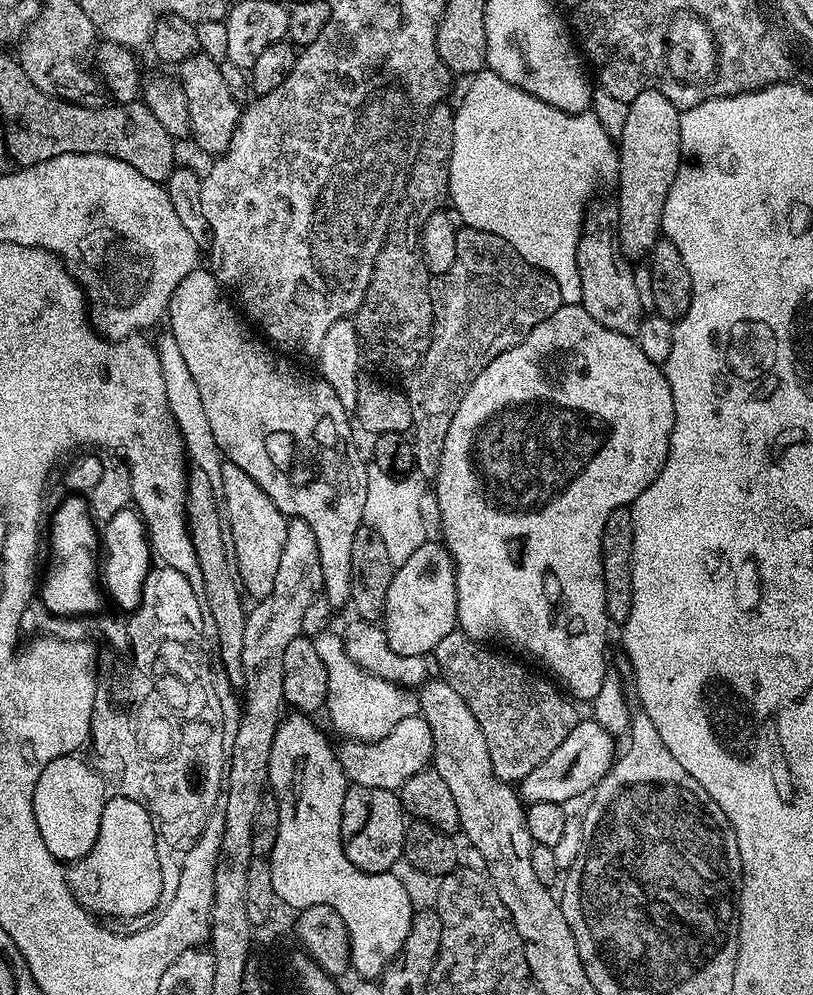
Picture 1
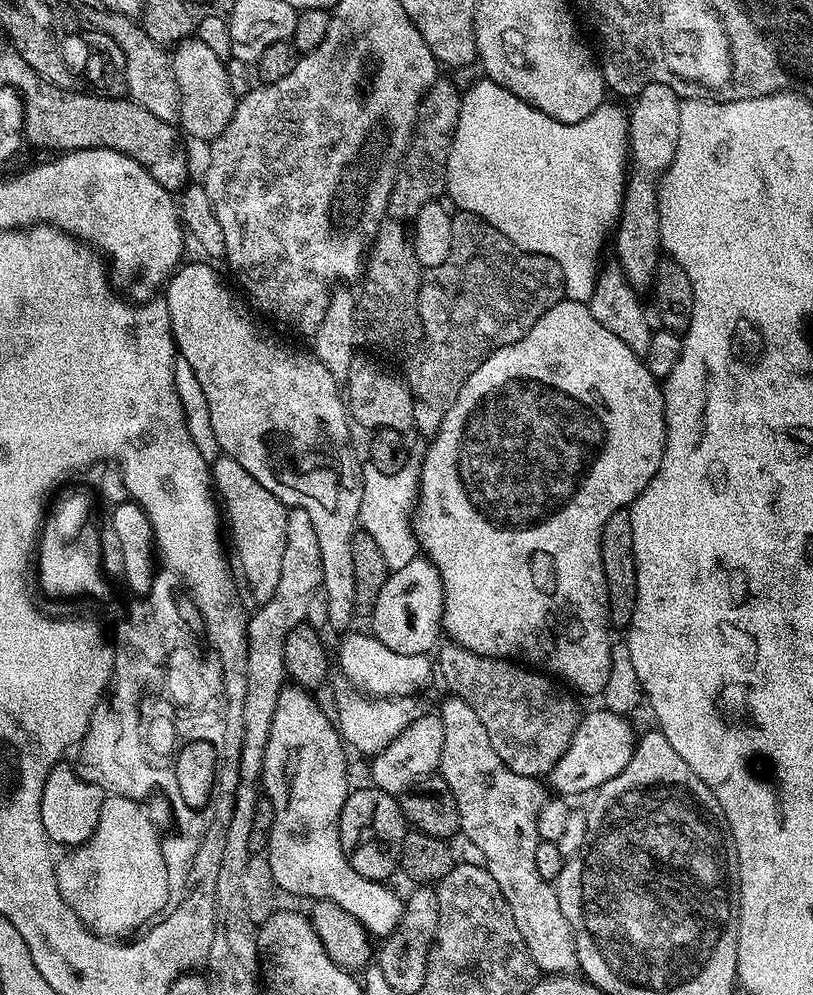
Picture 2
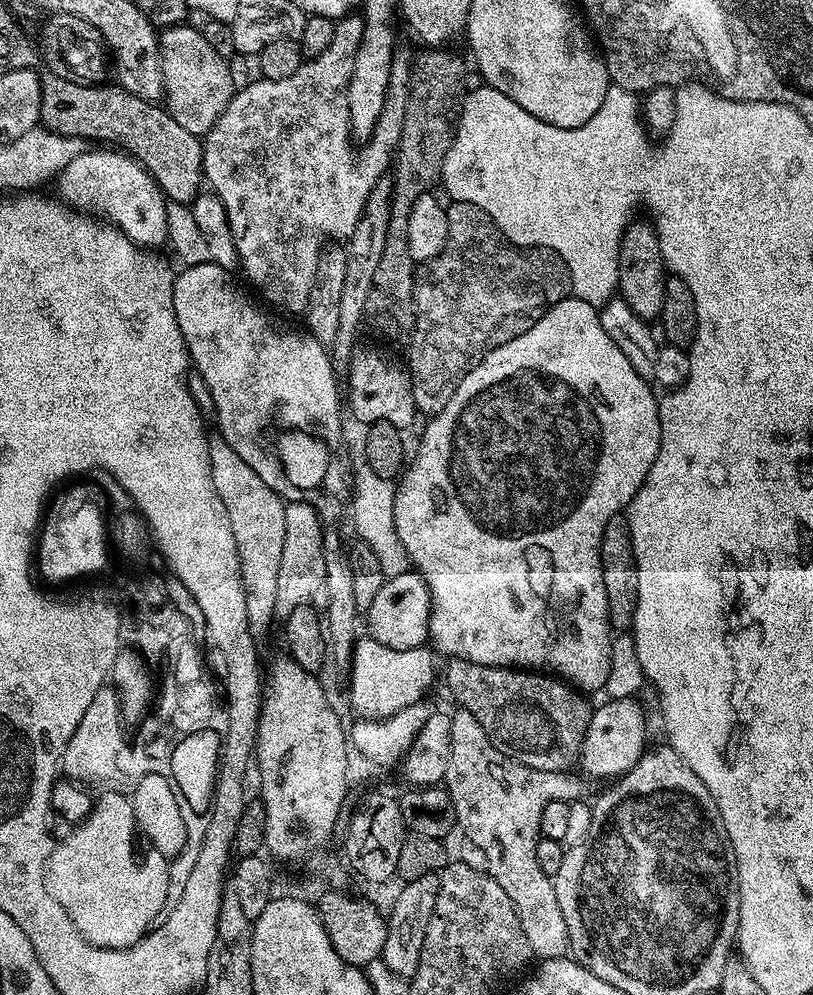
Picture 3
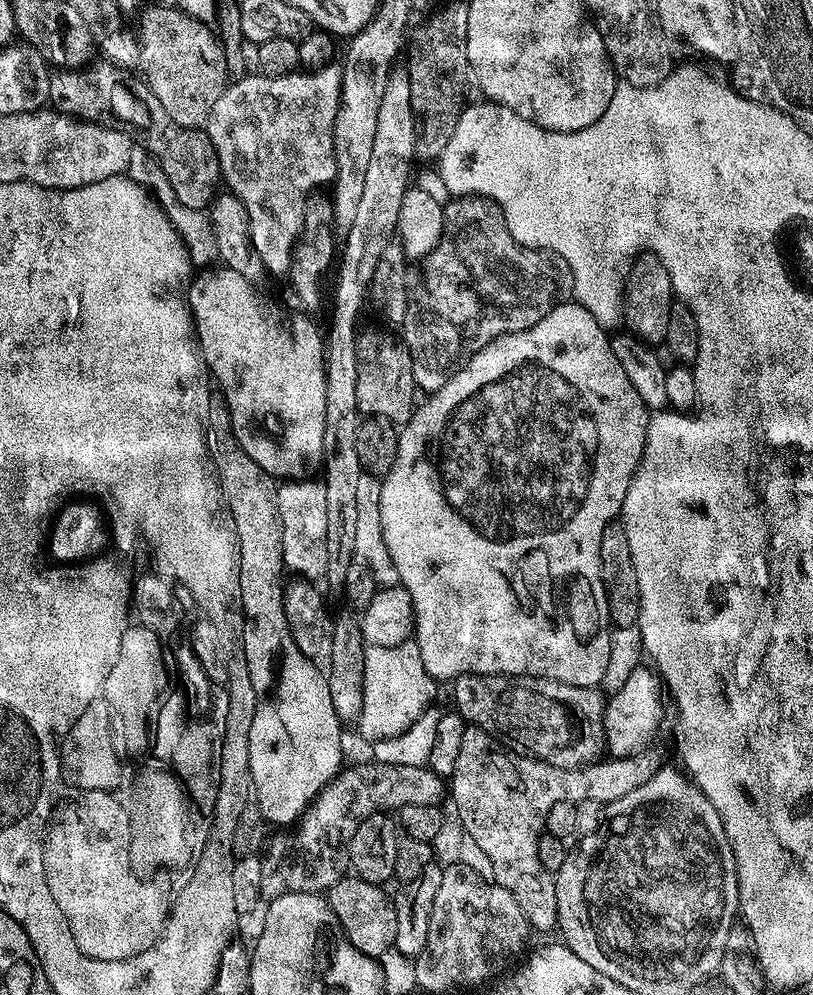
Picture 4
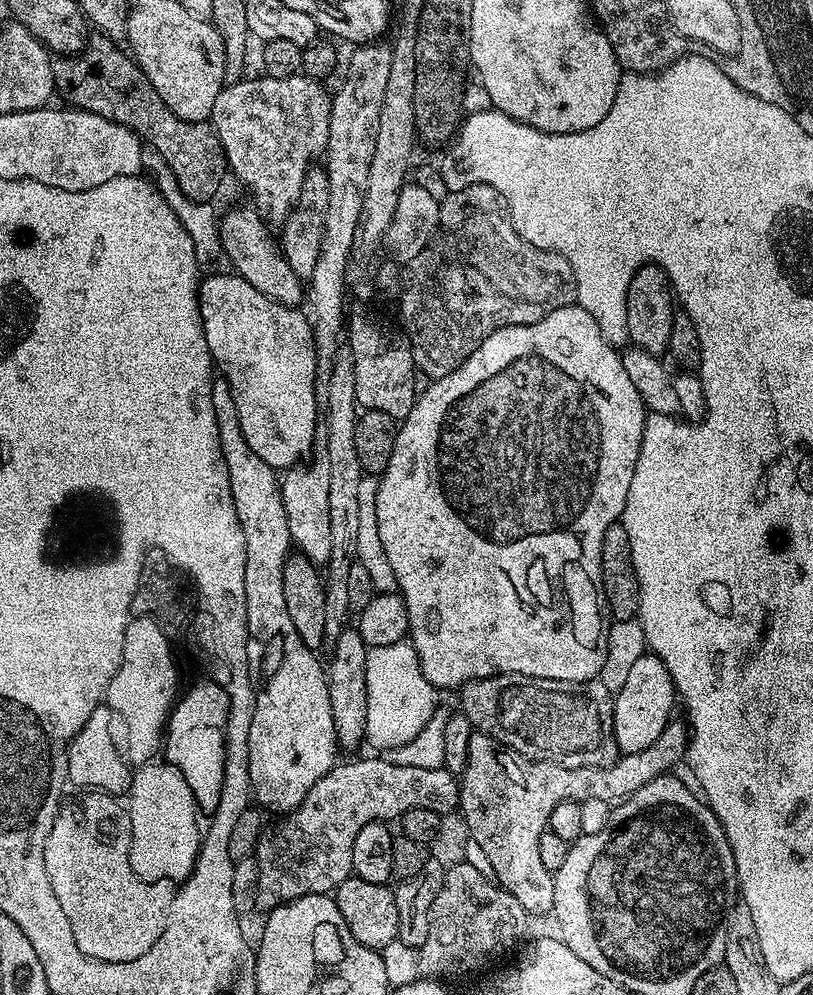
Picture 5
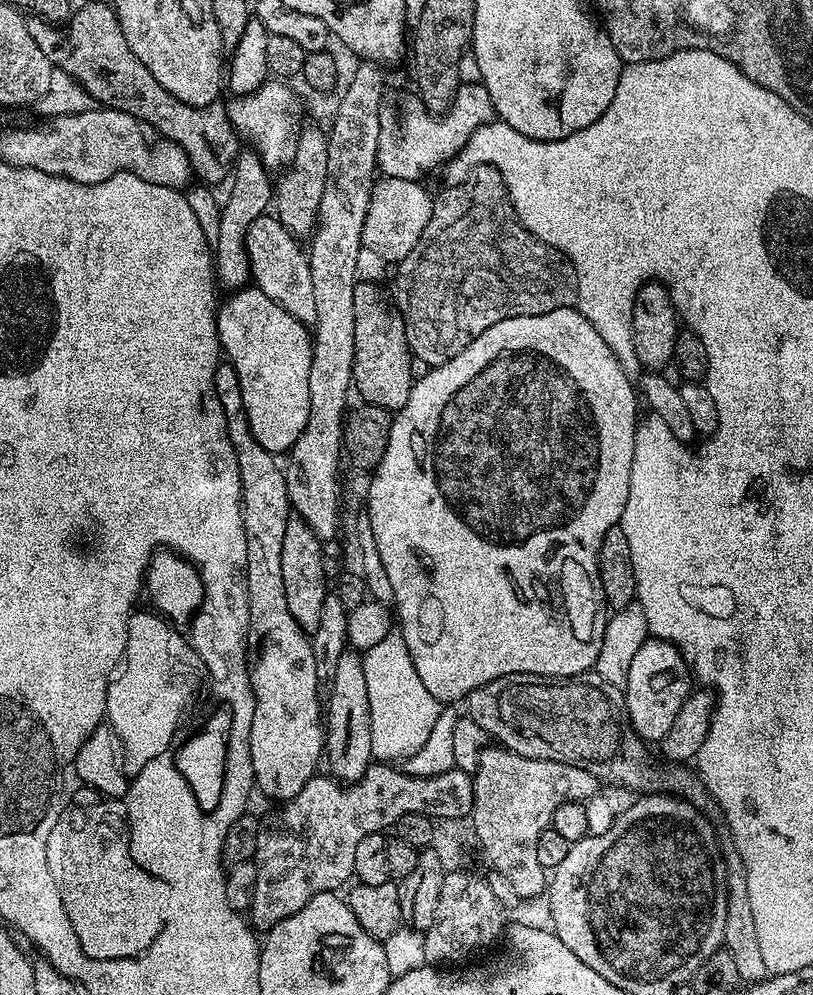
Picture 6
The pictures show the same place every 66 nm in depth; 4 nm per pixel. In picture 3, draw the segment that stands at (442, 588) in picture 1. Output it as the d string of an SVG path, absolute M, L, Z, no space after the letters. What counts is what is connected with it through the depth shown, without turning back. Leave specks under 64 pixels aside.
M409 570L389 576L384 581L382 590L378 590L370 610L366 614L368 632L377 640L381 649L390 652L410 652L420 650L429 643L428 623L432 613L432 599L426 582L420 573Z

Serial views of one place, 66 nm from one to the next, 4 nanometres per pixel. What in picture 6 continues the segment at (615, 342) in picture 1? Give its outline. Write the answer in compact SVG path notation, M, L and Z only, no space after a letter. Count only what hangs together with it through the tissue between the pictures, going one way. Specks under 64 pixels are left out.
M559 308L559 309L558 309L558 310L550 310L550 311L549 311L549 312L547 312L547 313L546 313L546 314L538 314L538 315L537 315L537 316L515 316L515 317L514 317L514 318L506 318L506 319L505 319L505 320L503 320L503 321L502 321L502 322L494 322L494 326L490 326L490 330L482 330L482 334L481 334L481 335L480 335L480 336L479 336L479 337L478 337L478 338L474 338L474 342L470 342L470 346L466 346L466 350L462 350L462 354L458 354L458 355L457 355L457 356L455 356L455 357L454 357L454 358L450 358L450 362L446 362L446 363L445 363L445 364L438 364L438 365L435 365L435 366L432 366L432 367L429 367L429 368L428 368L428 369L427 369L427 371L425 371L425 372L428 372L428 373L426 373L426 374L425 374L425 376L424 376L424 377L422 377L422 378L421 378L421 380L420 380L420 377L419 377L419 379L417 379L417 380L416 380L416 381L415 381L415 383L413 383L413 386L412 386L412 389L411 389L411 390L410 390L410 398L406 398L406 406L402 406L402 407L401 407L401 408L400 408L400 410L399 410L399 412L397 412L397 413L395 413L395 415L393 415L393 418L392 418L392 429L391 429L391 430L390 430L390 442L389 442L389 443L388 443L388 445L387 445L387 446L386 446L386 452L385 452L385 453L384 453L384 454L382 454L382 455L381 455L381 456L379 456L379 459L380 459L380 465L378 465L378 467L376 467L376 469L375 469L375 470L374 470L374 475L373 475L373 476L372 476L372 477L371 477L371 479L372 479L372 478L373 478L373 480L372 480L372 481L370 481L370 482L369 482L369 484L368 484L368 512L366 512L366 519L368 519L368 521L369 521L369 522L370 522L370 530L371 530L371 531L372 531L372 533L373 533L373 534L374 534L374 546L378 546L378 558L382 558L382 566L386 566L386 575L388 575L388 577L390 577L390 586L391 586L391 588L392 588L392 589L394 589L394 594L393 594L393 595L392 595L392 597L391 597L391 599L392 599L392 600L393 600L393 601L394 601L394 616L395 616L395 619L396 619L396 620L397 620L397 621L398 621L398 635L399 635L399 636L401 636L401 638L403 638L403 640L404 640L404 641L405 641L405 642L406 642L406 646L407 646L407 647L408 647L408 649L409 649L409 650L410 650L410 658L411 658L411 659L412 659L412 661L413 661L413 662L414 662L414 670L418 670L418 678L422 678L422 686L426 686L426 690L430 690L430 694L434 694L434 698L435 698L435 699L436 699L436 700L438 700L438 701L441 701L441 702L460 702L460 701L463 701L463 700L464 700L464 699L465 699L465 698L467 698L467 697L468 697L468 695L469 695L469 694L470 694L470 693L471 693L471 692L473 692L473 691L474 691L474 690L478 690L478 686L486 686L486 685L487 685L487 684L489 684L489 683L490 683L490 682L494 682L494 678L502 678L502 677L503 677L503 676L505 676L505 675L506 675L506 674L534 674L534 675L535 675L535 676L577 676L577 675L578 675L578 674L582 674L582 673L583 673L583 672L591 672L591 671L593 671L593 669L595 669L595 666L596 666L596 659L597 659L597 658L598 658L598 650L602 650L602 634L603 634L603 633L604 633L604 631L605 631L605 630L606 630L606 622L607 622L607 621L608 621L608 618L609 618L609 615L610 615L610 609L609 609L609 606L608 606L608 604L607 604L607 602L605 602L605 601L604 601L604 591L603 591L603 590L602 590L602 582L601 582L601 581L600 581L600 575L599 575L599 574L598 574L598 550L599 550L599 549L600 549L600 547L601 547L601 546L602 546L602 538L603 538L603 537L604 537L604 535L605 535L605 534L606 534L606 530L607 530L607 529L608 529L608 528L614 528L614 527L617 527L617 525L619 525L619 522L620 522L620 519L621 519L621 518L622 518L622 510L623 510L623 509L624 509L624 507L625 507L625 506L626 506L626 498L627 498L627 497L628 497L628 495L629 495L629 494L630 494L630 470L631 470L631 469L632 469L632 463L633 463L633 462L634 462L634 438L635 438L635 437L636 437L636 425L637 425L637 423L638 423L638 415L637 415L637 416L636 416L636 396L637 396L637 400L638 400L638 392L637 392L637 389L636 389L636 388L635 388L635 387L634 387L634 382L633 382L633 380L632 380L632 378L631 378L631 377L630 377L630 373L629 373L629 372L627 372L627 371L626 371L626 370L622 370L622 366L621 366L621 365L620 365L620 364L619 364L619 362L617 362L617 360L616 360L616 359L614 359L614 350L613 350L613 349L612 349L612 348L611 348L611 347L610 347L610 346L606 346L606 342L605 342L605 341L604 341L604 334L603 334L603 333L602 333L602 332L599 332L599 331L598 331L598 330L594 330L594 326L590 326L590 322L586 322L586 318L585 318L585 317L584 317L584 315L583 315L583 314L581 314L581 312L579 312L579 311L578 311L578 310L577 310L577 309L576 309L576 308Z

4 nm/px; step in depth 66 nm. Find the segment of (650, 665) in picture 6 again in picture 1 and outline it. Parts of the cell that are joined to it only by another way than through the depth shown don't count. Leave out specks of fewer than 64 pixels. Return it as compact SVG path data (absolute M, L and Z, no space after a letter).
M591 718L581 719L566 734L565 740L558 745L558 750L546 758L524 780L519 781L518 791L525 801L550 800L556 804L567 805L568 800L576 800L579 796L587 797L602 782L618 755L617 741L602 726L598 726Z

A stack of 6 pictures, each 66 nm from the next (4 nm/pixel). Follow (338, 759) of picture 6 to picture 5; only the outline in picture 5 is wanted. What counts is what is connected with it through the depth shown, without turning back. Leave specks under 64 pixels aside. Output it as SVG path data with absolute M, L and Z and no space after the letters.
M352 626L338 634L331 645L332 661L327 661L330 714L334 714L334 734L341 749L356 748L366 740L366 658L369 647L362 634Z

